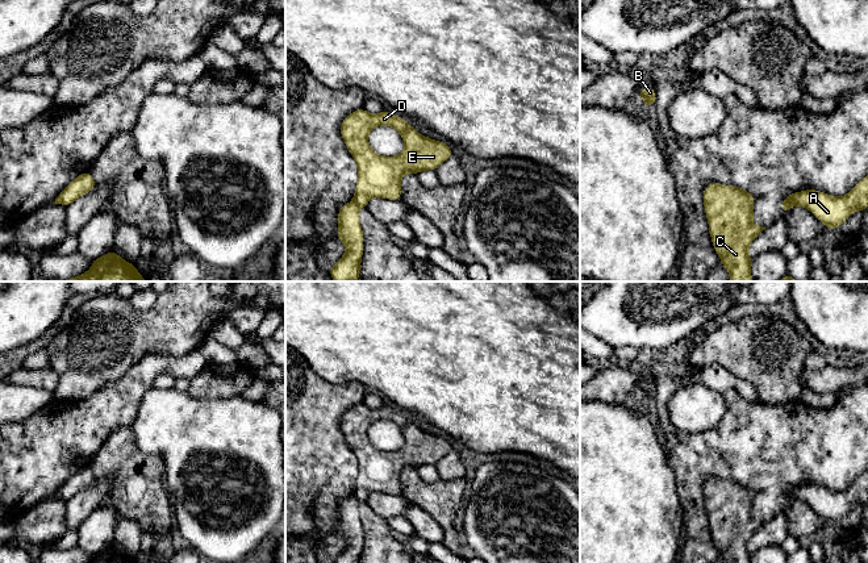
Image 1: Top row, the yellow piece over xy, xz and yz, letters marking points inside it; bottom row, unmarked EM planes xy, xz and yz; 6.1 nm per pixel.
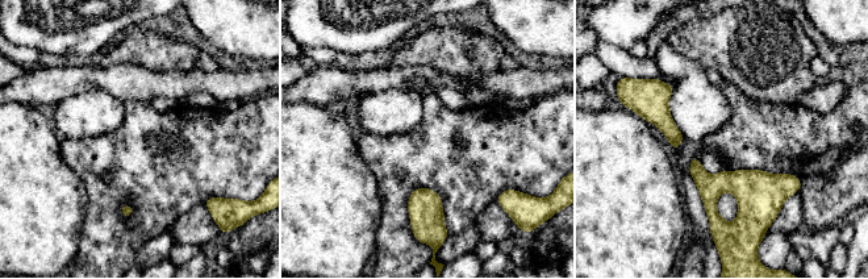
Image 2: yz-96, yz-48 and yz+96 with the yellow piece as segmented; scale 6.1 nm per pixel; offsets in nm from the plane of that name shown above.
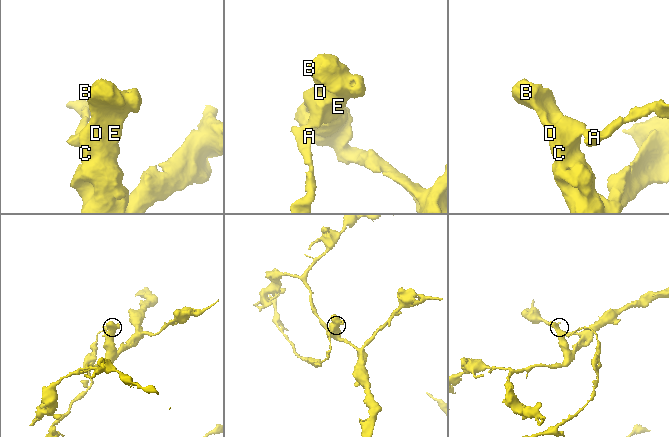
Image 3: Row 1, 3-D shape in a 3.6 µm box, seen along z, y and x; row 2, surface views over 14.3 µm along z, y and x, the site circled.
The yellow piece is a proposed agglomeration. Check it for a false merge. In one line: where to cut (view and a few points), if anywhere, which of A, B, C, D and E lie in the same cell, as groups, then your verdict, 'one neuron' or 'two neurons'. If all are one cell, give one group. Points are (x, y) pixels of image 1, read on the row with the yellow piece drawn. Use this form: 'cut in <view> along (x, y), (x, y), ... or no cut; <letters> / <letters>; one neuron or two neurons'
cut in yz along (800, 192), (796, 203); A / B C D E; two neurons

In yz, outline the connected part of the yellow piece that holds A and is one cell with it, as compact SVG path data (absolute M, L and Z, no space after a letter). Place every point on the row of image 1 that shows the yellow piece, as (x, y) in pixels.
M868 175L843 197L805 189L800 192L797 205L808 208L829 230L832 230L847 221L851 213L868 207Z

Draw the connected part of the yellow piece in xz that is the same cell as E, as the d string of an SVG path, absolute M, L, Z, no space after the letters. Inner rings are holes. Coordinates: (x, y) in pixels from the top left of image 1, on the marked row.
M363 108L350 113L341 125L342 138L358 164L358 184L352 201L362 208L372 197L384 197L391 200L401 200L400 180L406 172L420 174L426 170L437 170L446 159L452 155L450 145L434 141L421 135L413 126L408 125L402 117L391 114L383 110L377 114L371 114ZM379 125L393 126L402 137L405 150L396 157L377 155L368 145L370 132Z

